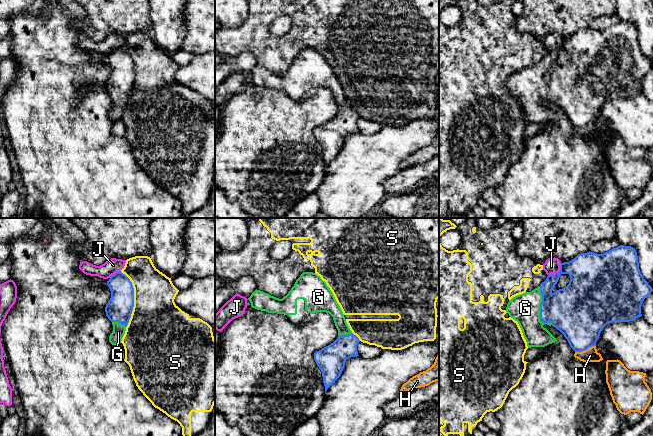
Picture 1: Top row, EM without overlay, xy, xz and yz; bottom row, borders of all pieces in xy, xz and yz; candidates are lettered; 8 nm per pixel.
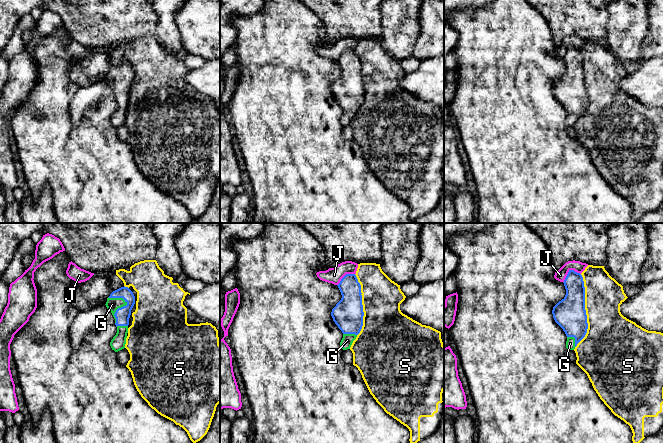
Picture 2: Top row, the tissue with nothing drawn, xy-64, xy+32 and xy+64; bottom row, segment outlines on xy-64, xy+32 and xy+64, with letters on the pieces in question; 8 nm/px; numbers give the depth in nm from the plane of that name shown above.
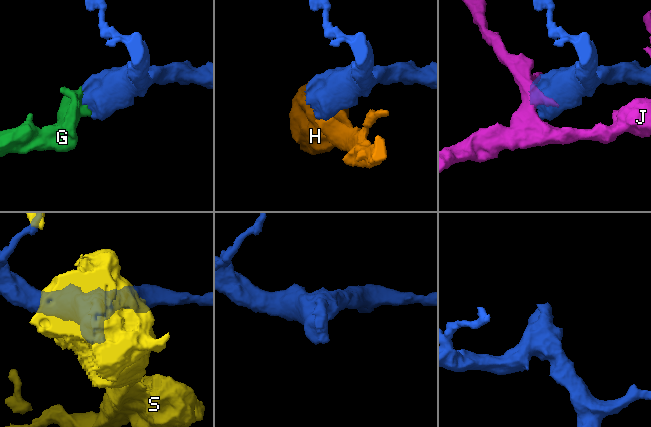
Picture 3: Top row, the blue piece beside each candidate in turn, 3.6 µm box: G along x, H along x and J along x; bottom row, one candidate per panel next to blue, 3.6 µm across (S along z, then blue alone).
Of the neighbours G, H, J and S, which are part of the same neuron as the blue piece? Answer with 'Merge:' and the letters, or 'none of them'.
Merge: G

